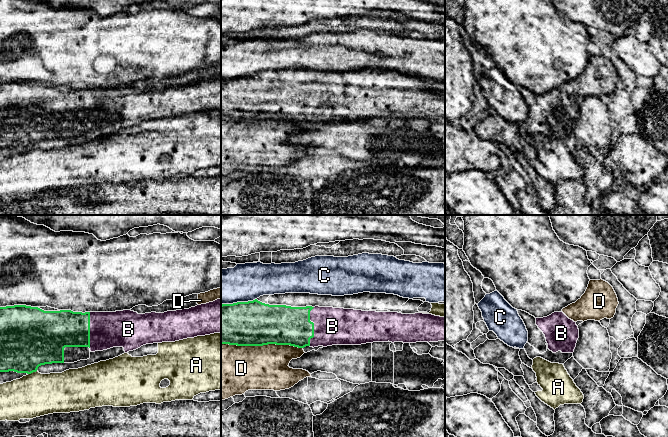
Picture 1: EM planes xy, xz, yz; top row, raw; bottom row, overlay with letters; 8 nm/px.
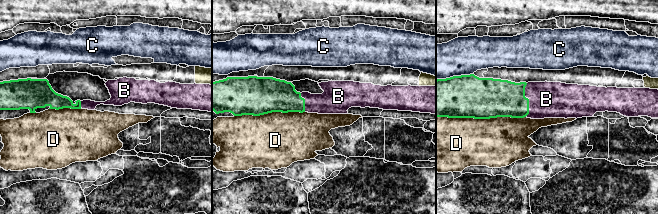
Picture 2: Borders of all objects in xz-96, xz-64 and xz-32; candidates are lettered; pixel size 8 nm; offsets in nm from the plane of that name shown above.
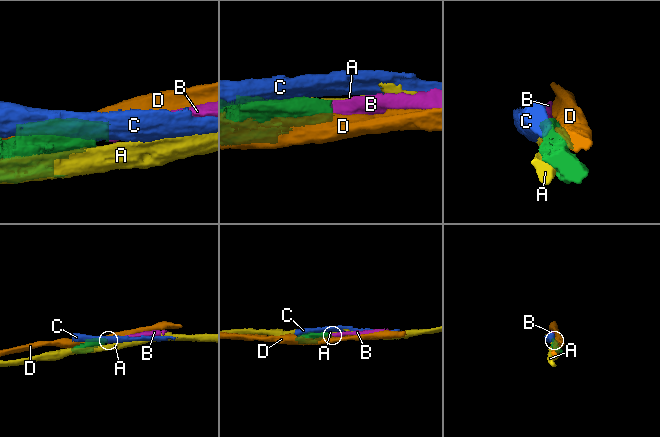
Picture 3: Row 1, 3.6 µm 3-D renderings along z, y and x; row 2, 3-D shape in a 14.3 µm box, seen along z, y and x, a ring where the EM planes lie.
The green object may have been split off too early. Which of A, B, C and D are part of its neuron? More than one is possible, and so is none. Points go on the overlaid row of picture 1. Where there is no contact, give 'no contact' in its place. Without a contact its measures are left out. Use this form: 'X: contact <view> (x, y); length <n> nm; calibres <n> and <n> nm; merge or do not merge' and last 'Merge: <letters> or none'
A: contact xy (32, 372); length 80 nm; calibres 440 and 340 nm; do not merge
B: contact xz (313, 326); length 320 nm; calibres 320 and 300 nm; merge
C: contact xz (238, 302); length 300 nm; calibres 360 and 300 nm; do not merge
D: contact xz (262, 345); length 650 nm; calibres 360 and 360 nm; do not merge
Merge: B

